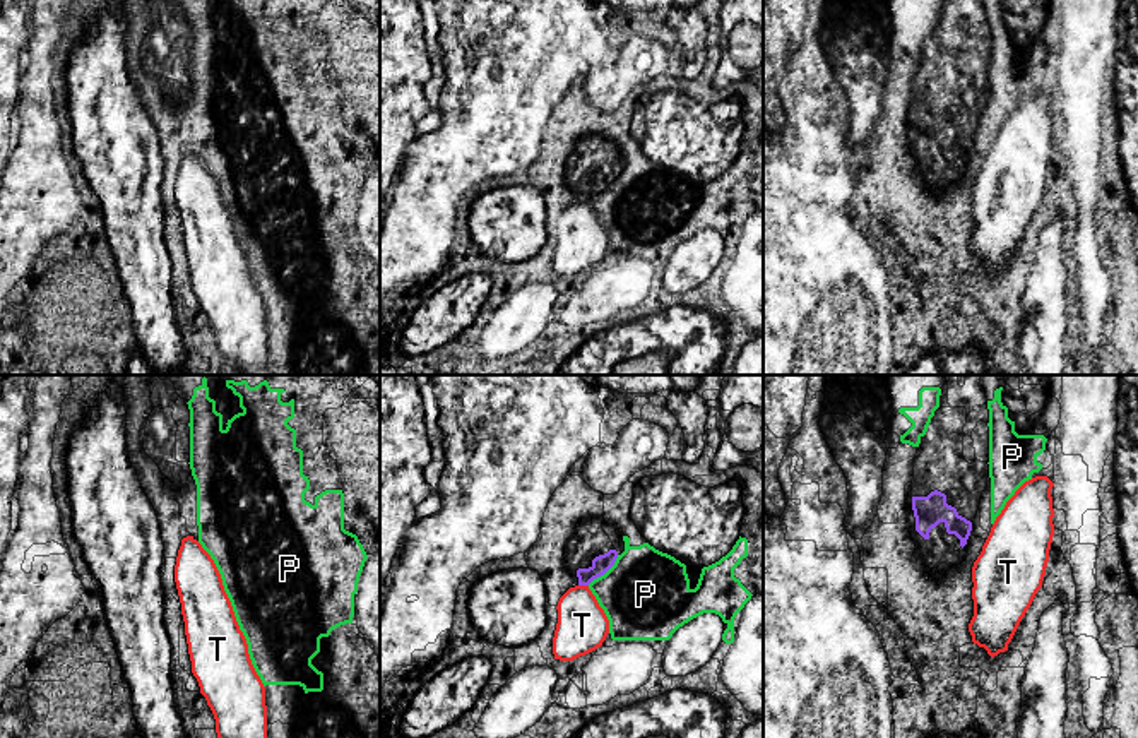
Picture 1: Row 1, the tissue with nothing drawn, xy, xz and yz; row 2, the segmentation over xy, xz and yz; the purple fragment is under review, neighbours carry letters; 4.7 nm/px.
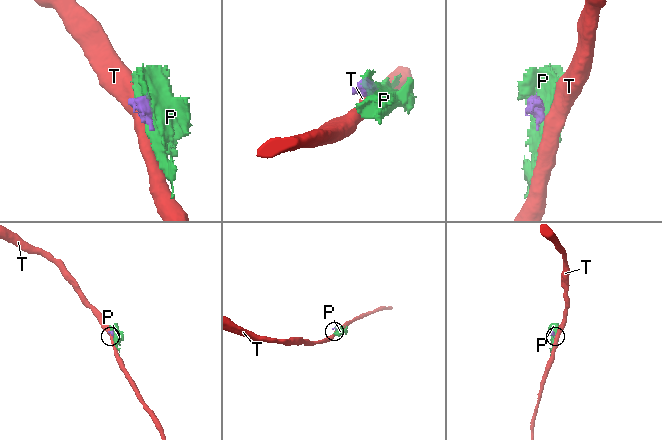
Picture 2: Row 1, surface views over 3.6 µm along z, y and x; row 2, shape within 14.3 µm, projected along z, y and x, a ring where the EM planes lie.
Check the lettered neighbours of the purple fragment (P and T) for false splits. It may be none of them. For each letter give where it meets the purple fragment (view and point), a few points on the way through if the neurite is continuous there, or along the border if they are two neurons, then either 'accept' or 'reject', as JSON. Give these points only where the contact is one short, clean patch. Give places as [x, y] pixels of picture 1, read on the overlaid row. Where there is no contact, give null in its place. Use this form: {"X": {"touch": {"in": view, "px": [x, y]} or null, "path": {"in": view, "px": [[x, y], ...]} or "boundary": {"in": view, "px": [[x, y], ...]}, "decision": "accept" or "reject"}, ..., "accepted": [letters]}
{"P": {"touch": {"in": "xz", "px": [604, 572]}, "decision": "reject"}, "T": {"touch": {"in": "xz", "px": [584, 584]}, "boundary": {"in": "xz", "px": [[579, 584], [587, 586]]}, "decision": "reject"}, "accepted": []}

